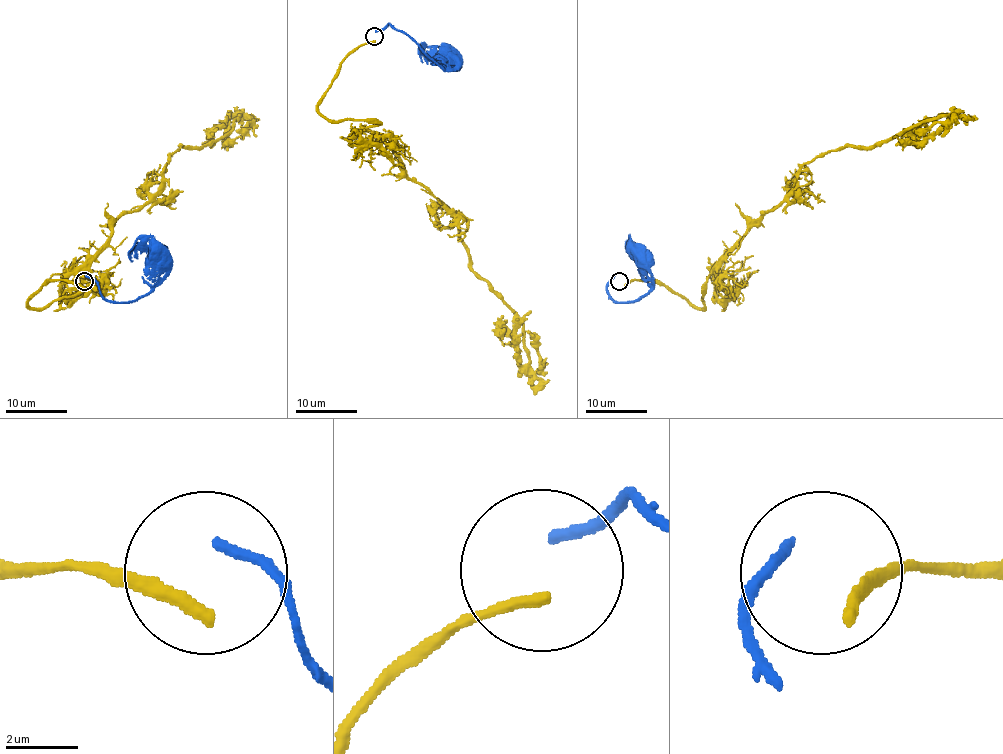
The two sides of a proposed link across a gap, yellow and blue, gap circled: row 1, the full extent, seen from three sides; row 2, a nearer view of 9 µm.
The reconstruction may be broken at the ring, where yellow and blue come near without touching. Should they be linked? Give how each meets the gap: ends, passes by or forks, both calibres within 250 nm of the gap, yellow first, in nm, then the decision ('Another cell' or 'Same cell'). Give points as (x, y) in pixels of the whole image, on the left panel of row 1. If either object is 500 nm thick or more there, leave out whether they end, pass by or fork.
At the ring yellow ends. At the ring blue ends. Thickness 460 nm (yellow) against 320 nm. Same cell

